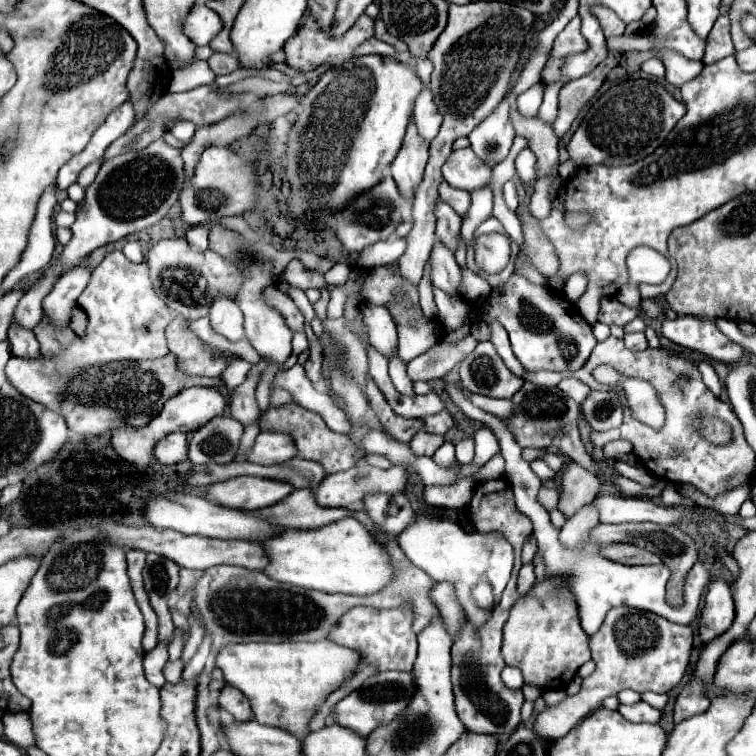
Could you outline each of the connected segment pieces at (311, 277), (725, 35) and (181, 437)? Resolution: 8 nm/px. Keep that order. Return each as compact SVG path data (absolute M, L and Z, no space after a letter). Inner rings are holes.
M298 258L288 262L288 266L284 270L284 278L288 280L288 284L298 286L302 290L308 290L308 288L328 288L328 284L324 280L324 274L306 268Z
M718 16L718 20L714 22L714 28L708 34L708 46L706 46L706 54L702 58L704 64L712 64L728 54L734 54L734 46L730 40L730 18L728 16Z
M174 432L156 444L156 460L164 466L180 464L188 458L188 440L184 432Z

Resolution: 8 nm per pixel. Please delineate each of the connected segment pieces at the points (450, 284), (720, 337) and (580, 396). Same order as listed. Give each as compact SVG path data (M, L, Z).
M436 242L430 256L430 276L432 284L448 294L462 294L462 270L454 260L454 254L442 244Z
M678 316L662 324L662 334L684 348L698 350L708 358L722 362L736 362L742 358L742 346L728 340L714 322L700 320L694 316Z
M564 378L564 380L560 380L558 388L564 390L570 398L574 398L578 404L582 404L584 398L590 394L590 388L586 384L582 384L580 380L576 380L576 378Z

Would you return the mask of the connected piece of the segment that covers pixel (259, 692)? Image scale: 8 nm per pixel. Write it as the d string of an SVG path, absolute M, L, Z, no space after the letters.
M330 640L282 644L242 642L222 646L216 656L216 666L222 670L224 680L250 700L256 720L288 730L294 736L306 736L308 722L314 718L318 706L356 670L358 660L360 654Z

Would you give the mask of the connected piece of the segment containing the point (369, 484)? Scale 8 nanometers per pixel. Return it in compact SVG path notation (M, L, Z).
M362 466L362 468L350 468L340 474L330 474L326 476L316 488L314 488L314 498L320 506L324 508L356 508L360 506L362 498L370 492L404 492L406 488L406 472L402 466L392 466L388 470L380 470L374 466Z

